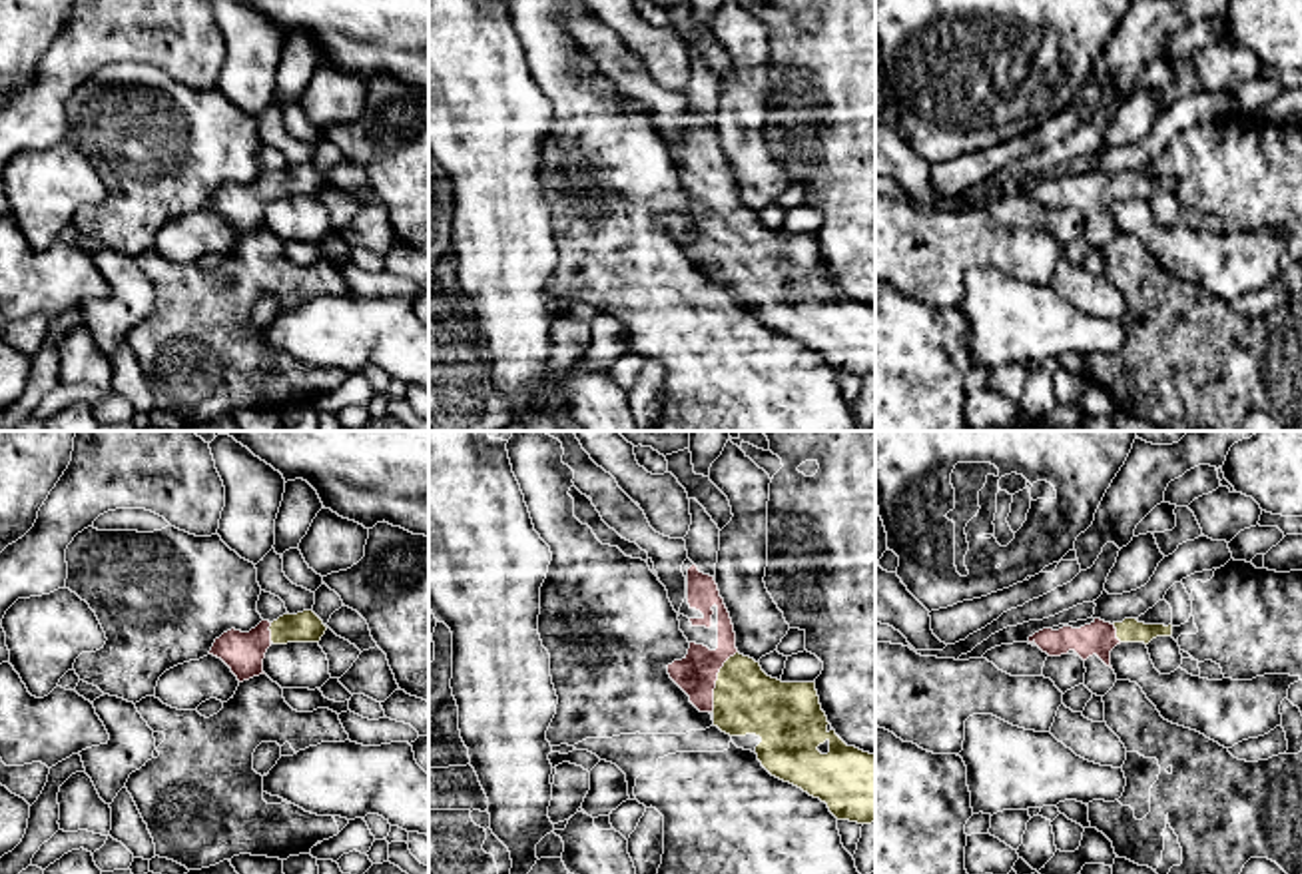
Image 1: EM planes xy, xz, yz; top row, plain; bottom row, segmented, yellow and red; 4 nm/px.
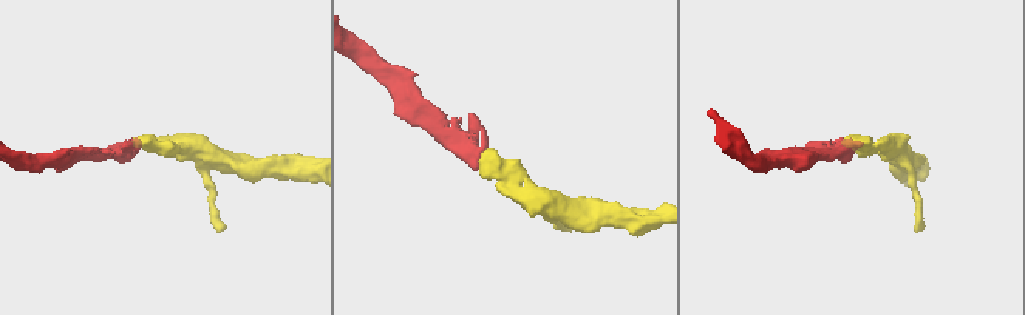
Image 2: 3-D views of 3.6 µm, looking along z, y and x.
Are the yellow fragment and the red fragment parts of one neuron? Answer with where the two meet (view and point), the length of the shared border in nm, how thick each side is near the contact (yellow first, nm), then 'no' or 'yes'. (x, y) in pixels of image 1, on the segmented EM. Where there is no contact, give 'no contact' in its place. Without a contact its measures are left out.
meets yellow in xz at (716, 681); contact 260 nm long; 280 nm thick on the yellow side, 170 nm on the other; yes

